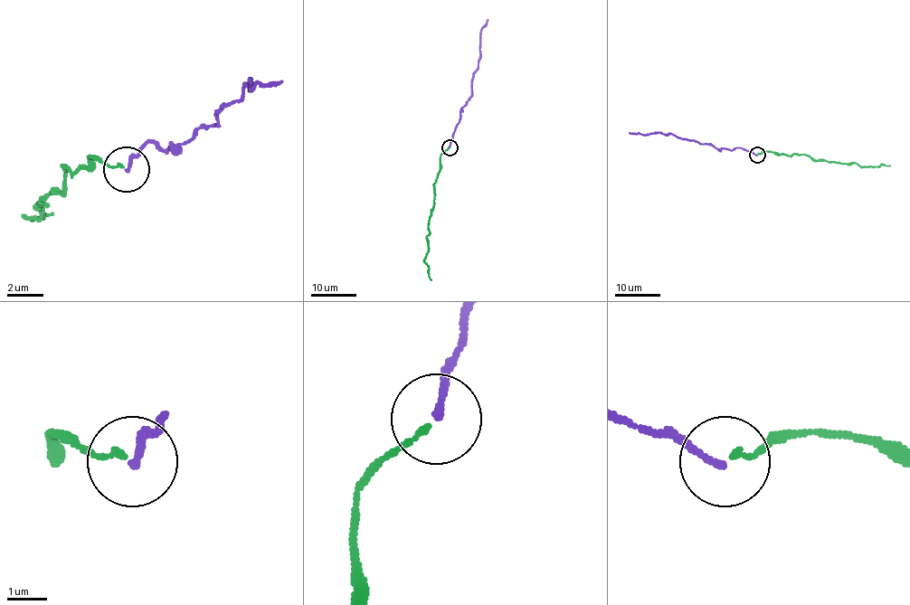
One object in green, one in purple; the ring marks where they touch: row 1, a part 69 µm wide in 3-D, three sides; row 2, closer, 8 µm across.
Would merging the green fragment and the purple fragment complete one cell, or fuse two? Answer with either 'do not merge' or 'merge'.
merge

